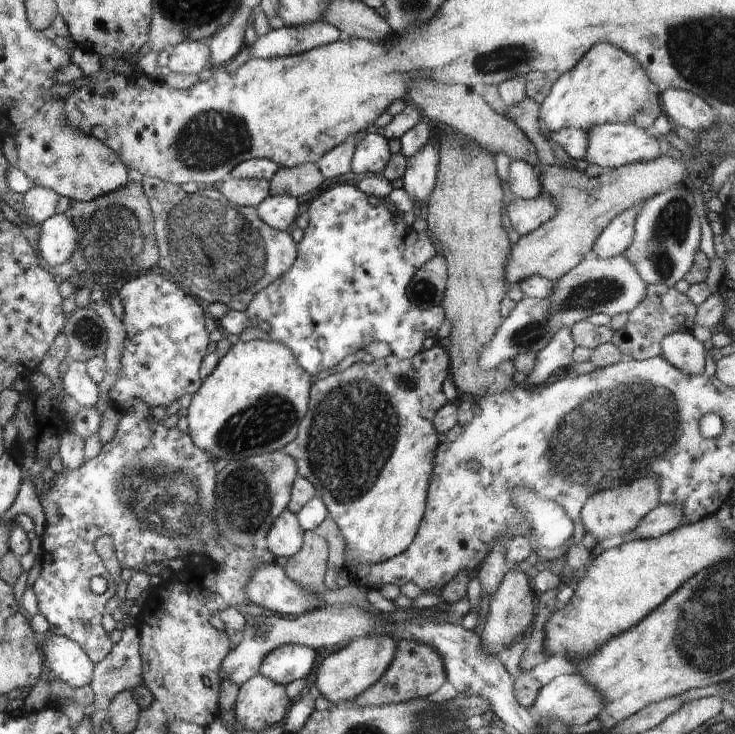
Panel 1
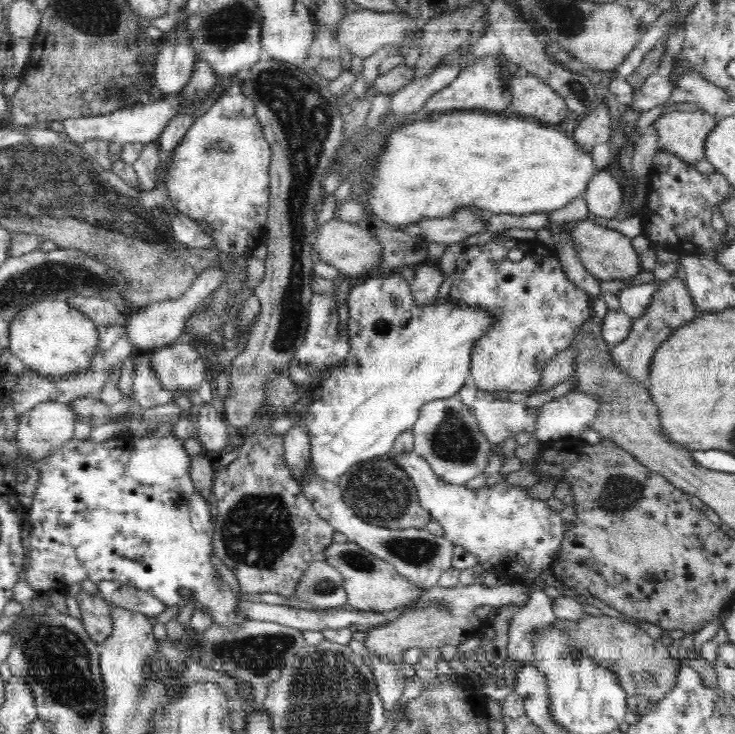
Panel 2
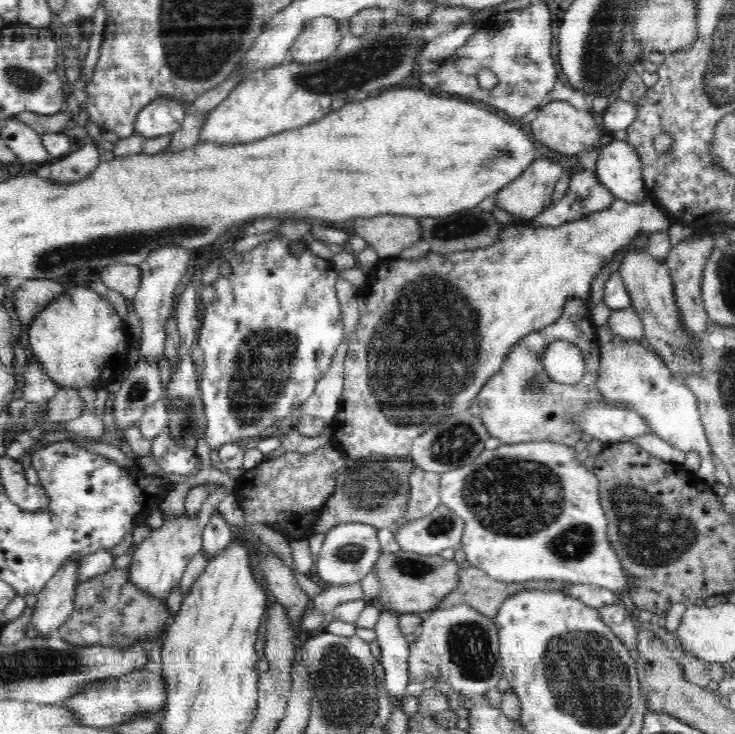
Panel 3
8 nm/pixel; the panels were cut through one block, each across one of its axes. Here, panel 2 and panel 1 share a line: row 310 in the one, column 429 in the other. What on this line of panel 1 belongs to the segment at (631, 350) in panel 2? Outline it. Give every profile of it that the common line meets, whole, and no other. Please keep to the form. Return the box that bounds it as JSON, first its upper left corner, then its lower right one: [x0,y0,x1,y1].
[352,639,447,707]

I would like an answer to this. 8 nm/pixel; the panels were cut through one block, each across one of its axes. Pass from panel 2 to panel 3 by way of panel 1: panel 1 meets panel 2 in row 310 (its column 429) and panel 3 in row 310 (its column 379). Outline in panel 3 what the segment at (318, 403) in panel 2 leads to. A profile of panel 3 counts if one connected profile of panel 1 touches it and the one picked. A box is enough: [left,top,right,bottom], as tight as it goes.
[328,196,673,459]

